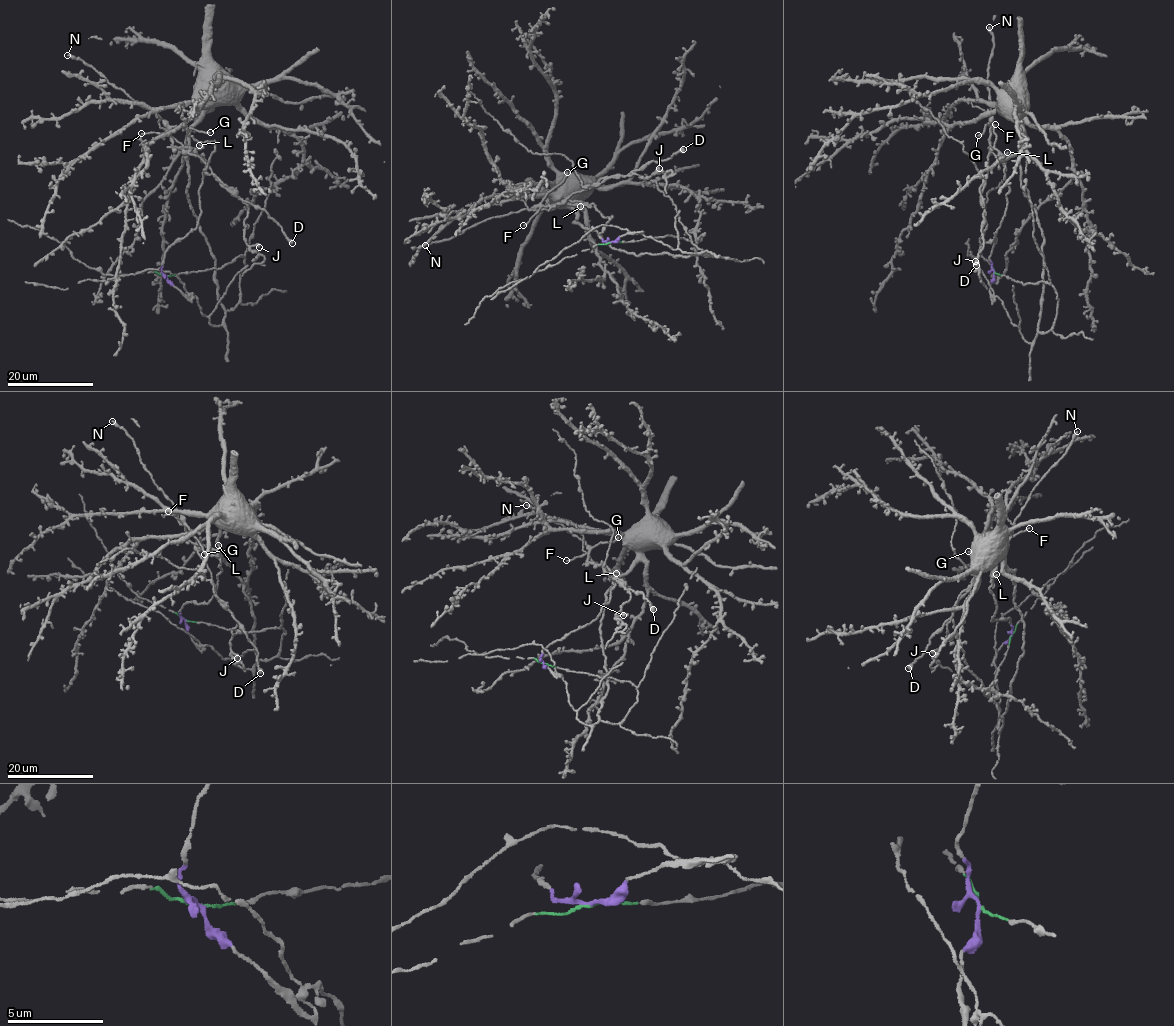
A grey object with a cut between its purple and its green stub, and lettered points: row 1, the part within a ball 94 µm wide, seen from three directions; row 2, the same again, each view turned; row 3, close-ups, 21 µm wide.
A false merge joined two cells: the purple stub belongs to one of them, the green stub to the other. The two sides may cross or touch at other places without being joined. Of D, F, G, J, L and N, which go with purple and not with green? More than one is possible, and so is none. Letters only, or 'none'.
D, F, G, J, L, N

